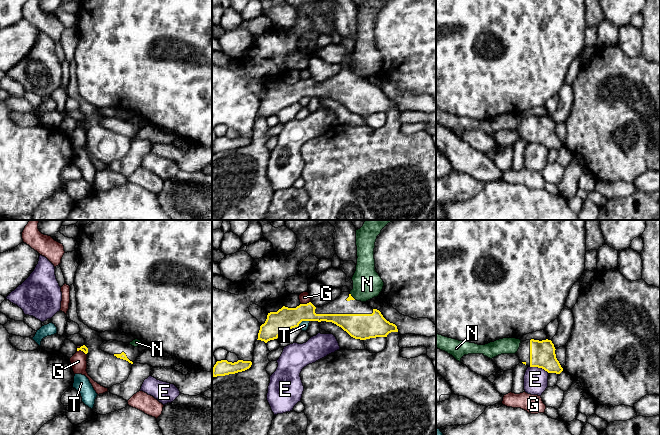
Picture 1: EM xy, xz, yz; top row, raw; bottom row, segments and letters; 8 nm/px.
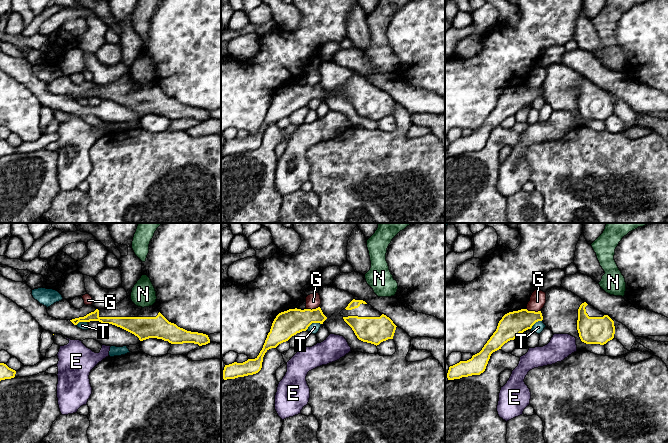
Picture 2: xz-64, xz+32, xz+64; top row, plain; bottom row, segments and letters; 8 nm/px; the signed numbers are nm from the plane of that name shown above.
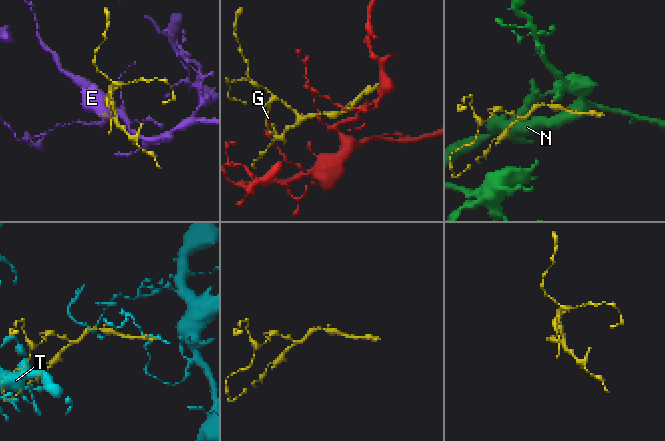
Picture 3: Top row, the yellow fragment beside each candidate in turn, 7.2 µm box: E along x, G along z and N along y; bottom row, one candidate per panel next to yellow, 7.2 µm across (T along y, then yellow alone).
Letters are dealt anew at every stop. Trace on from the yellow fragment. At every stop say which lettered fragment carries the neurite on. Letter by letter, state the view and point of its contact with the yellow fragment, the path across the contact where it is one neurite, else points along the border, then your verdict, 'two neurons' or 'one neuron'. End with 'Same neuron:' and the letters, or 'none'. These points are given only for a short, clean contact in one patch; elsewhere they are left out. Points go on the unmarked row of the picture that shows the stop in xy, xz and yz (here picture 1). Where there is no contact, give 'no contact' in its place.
E: yz (539, 143) | along yz (530, 142), (543, 144), (548, 149) | two neurons
G: xz (305, 80) | along xz (310, 77), (301, 80) | two neurons
N: xz (351, 72) | along xz (350, 69), (355, 75) | two neurons
T: xz (303, 96) | along xz (309, 96), (303, 96), (297, 102) | two neurons
Same neuron: none

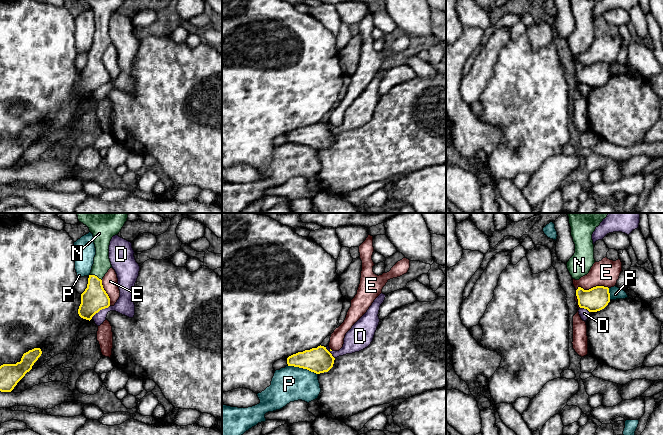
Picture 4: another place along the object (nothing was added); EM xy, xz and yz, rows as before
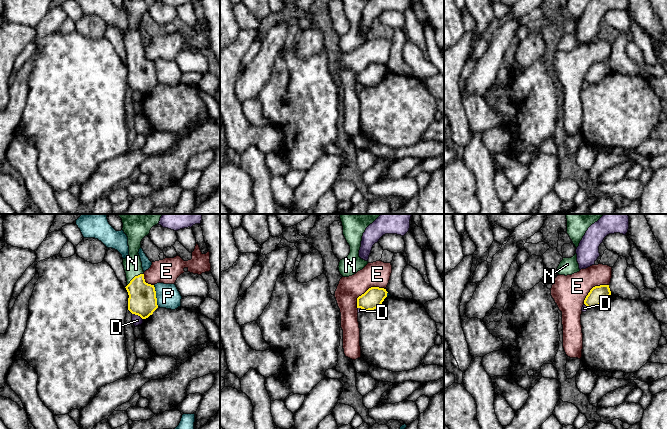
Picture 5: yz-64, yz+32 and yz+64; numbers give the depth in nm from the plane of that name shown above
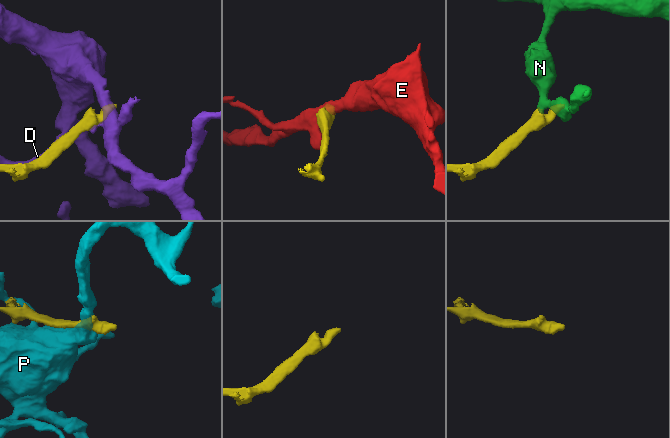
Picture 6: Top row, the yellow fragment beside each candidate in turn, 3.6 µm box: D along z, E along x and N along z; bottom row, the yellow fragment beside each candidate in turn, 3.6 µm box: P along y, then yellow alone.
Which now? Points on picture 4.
D: xy (100, 85) | two neurons
E: yz (593, 63) | along yz (608, 64), (593, 62), (588, 65), (579, 63), (576, 66) | two neurons
N: xy (96, 52) | across xy (94, 74), (94, 57), (96, 52), (102, 40) | one neuron
P: xz (303, 144) | two neurons
Same neuron: N

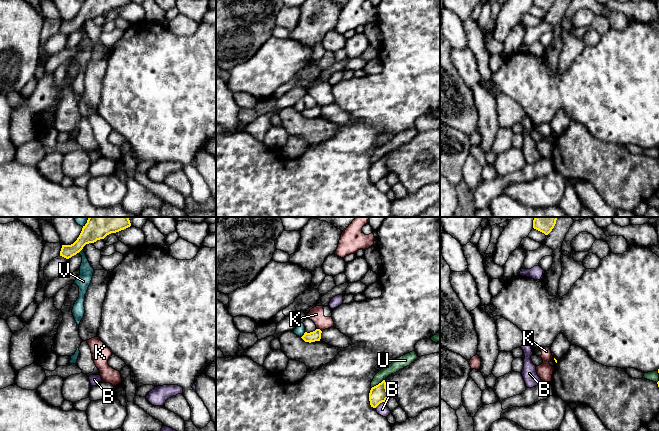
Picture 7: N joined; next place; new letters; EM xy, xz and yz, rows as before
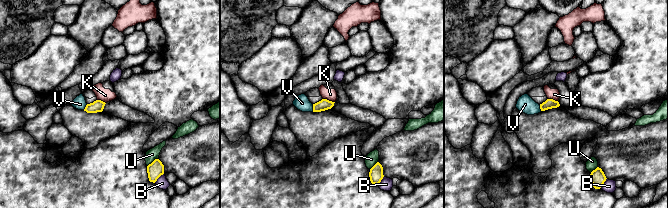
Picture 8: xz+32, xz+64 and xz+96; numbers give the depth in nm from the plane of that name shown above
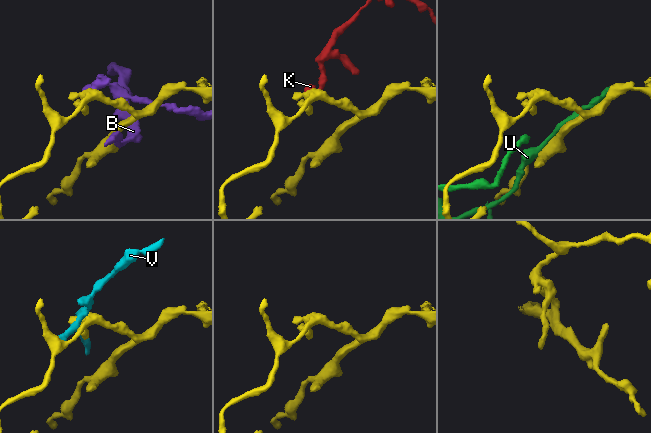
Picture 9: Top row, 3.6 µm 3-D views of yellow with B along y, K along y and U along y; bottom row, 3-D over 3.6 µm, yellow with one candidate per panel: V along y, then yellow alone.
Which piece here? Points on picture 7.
B: xz (379, 179) | two neurons
K: xz (319, 105) | two neurons
U: xz (378, 160) | two neurons
V: xz (303, 111) | two neurons
Same neuron: none

